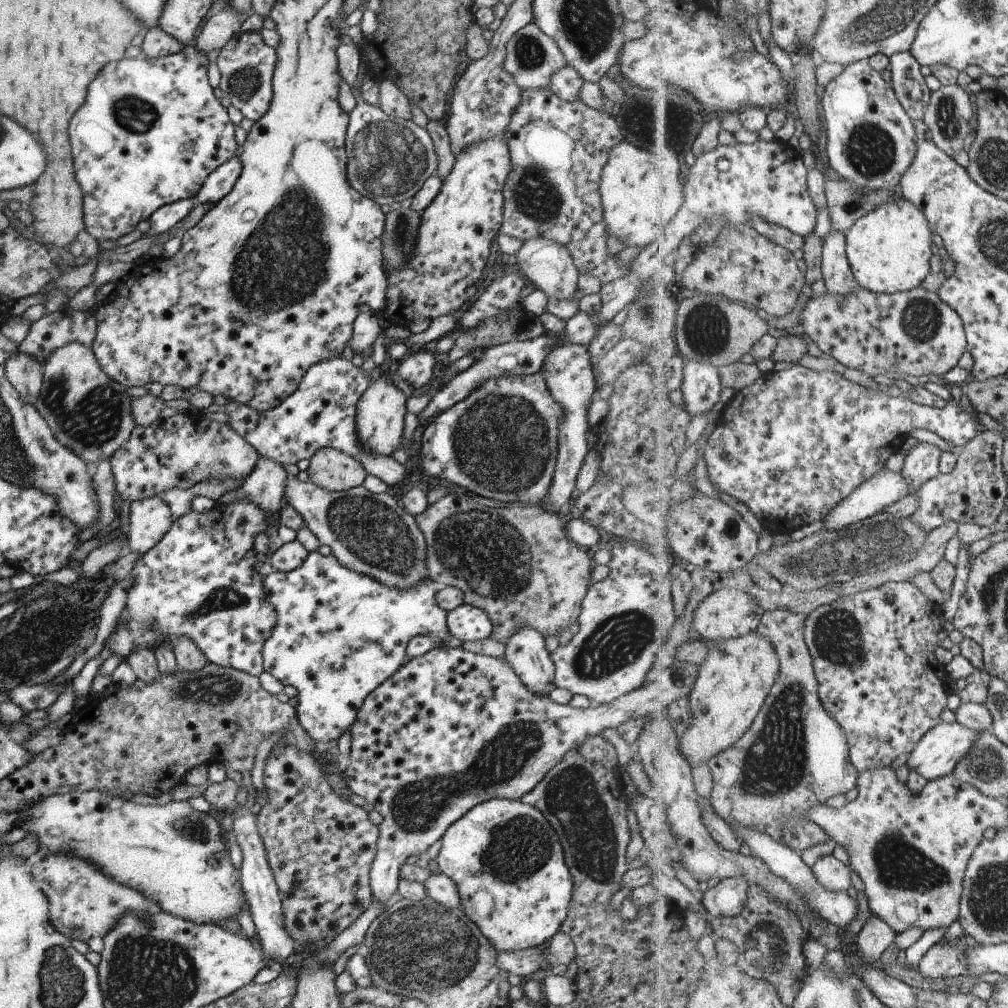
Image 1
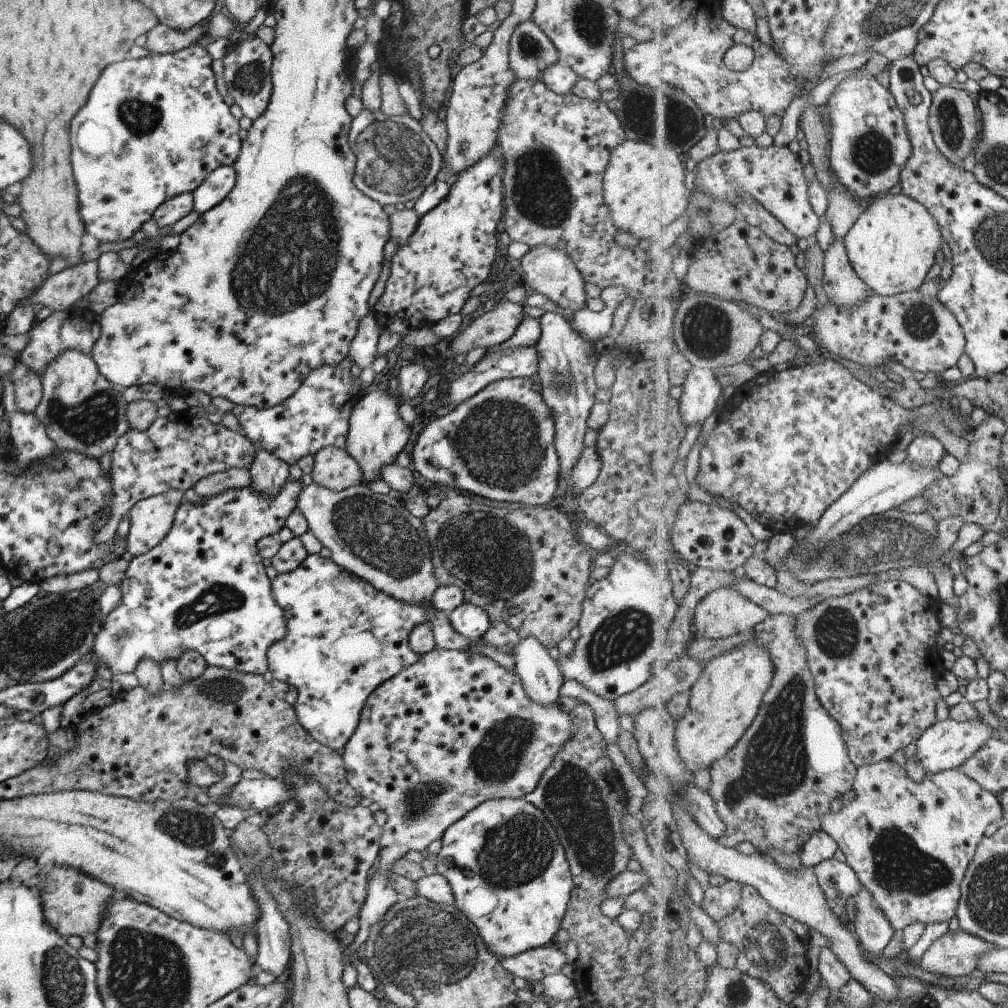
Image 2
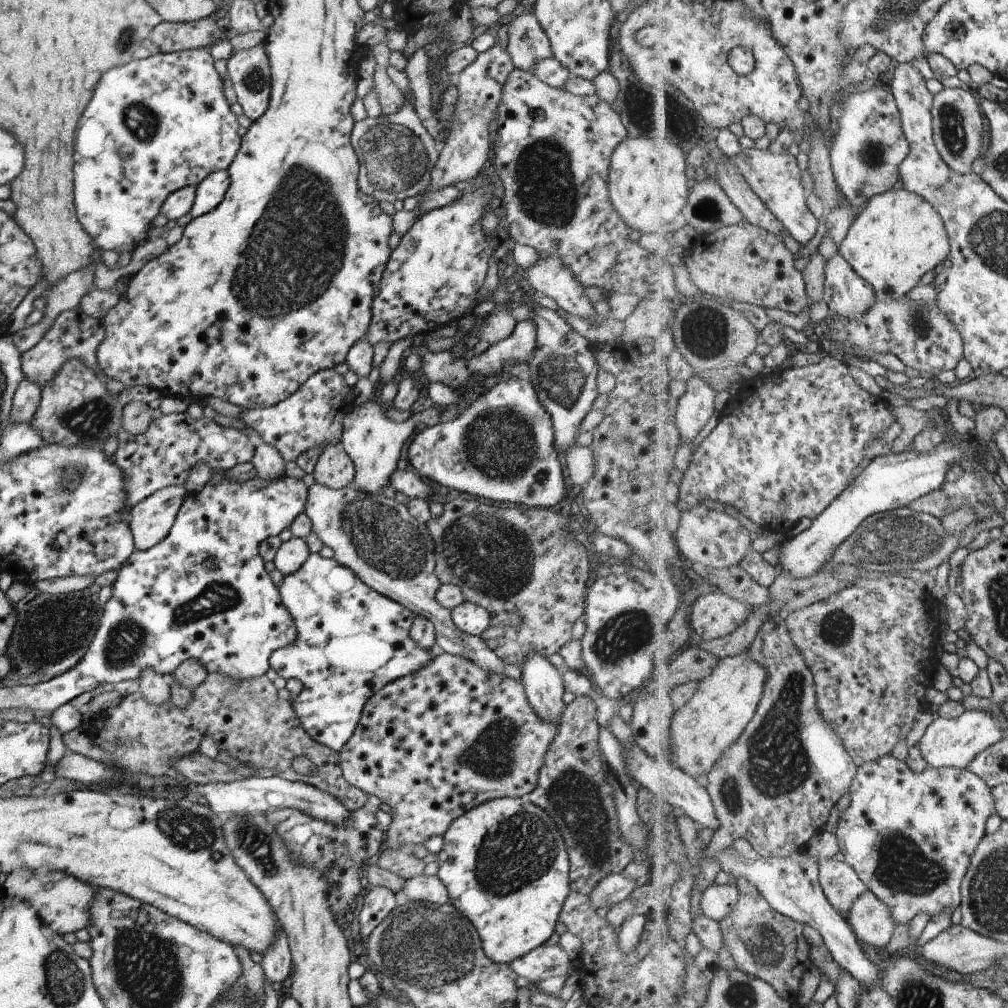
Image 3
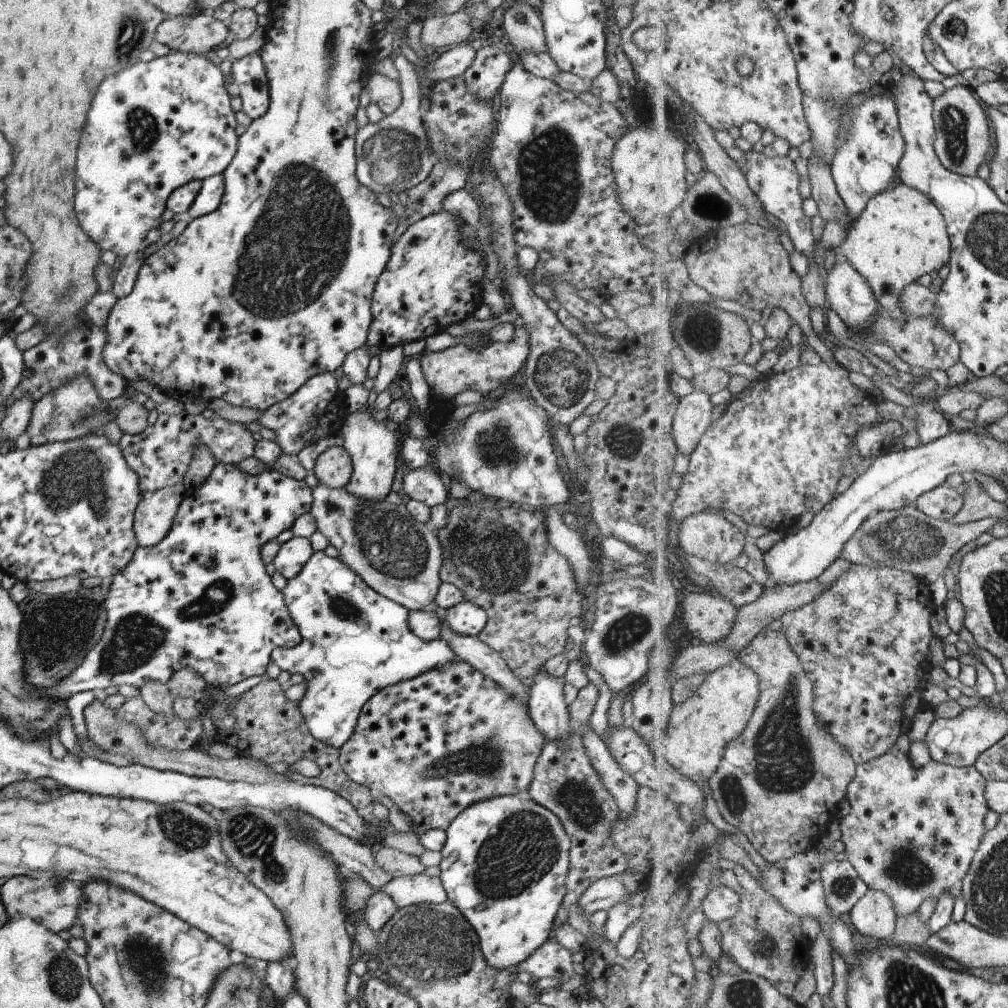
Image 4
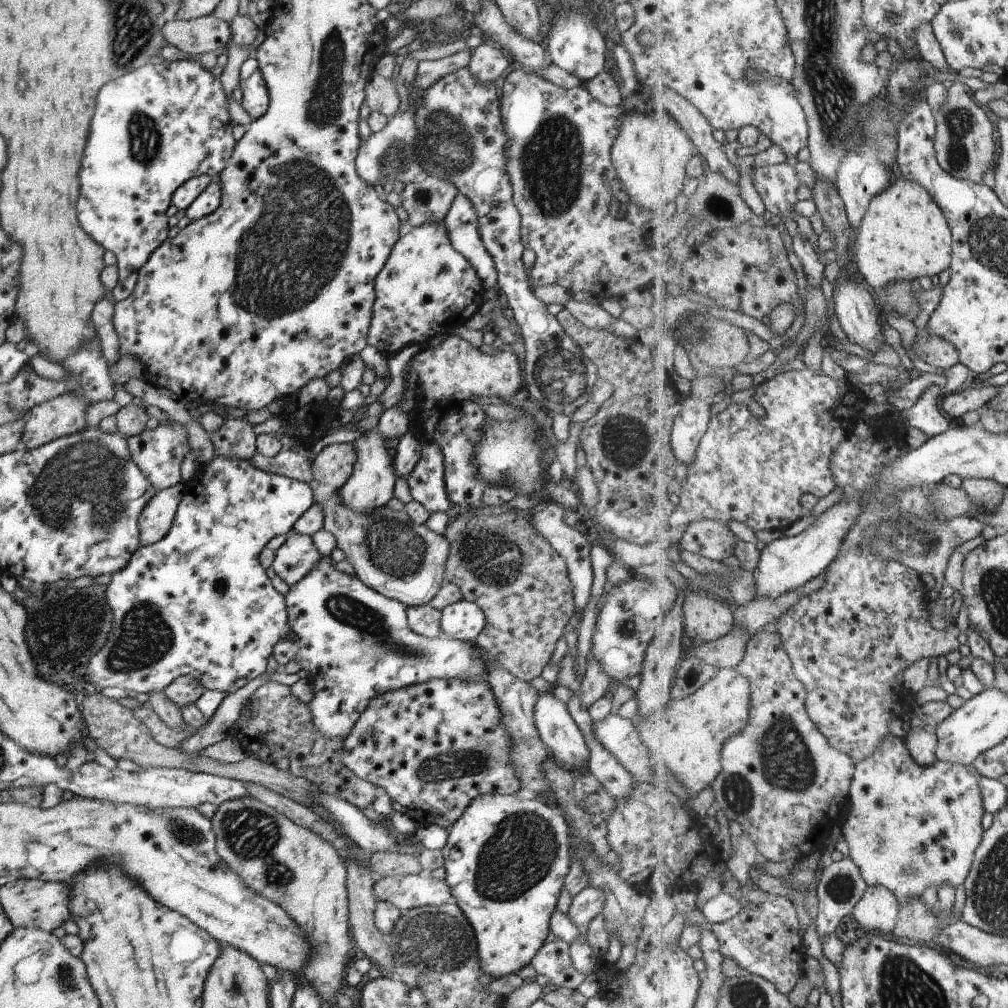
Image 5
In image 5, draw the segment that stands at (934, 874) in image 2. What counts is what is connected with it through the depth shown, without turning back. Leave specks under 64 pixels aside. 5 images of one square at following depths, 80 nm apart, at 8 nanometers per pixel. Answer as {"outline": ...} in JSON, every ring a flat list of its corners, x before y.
{"outline":[[900,734,887,735,882,740,882,746,878,748,878,751,874,752,874,755,868,756,857,763,854,780,851,785,851,800,849,802,851,810,848,812,848,816,845,817,845,823,841,826,841,831,842,838,848,843,849,854,860,866,868,886,887,887,891,892,896,894,901,905,904,902,909,902,911,898,919,898,927,886,939,888,948,882,955,888,961,887,970,874,976,852,986,832,985,828,983,828,983,816,985,816,986,808,983,808,983,798,981,798,981,788,979,788,979,775,981,774,979,774,974,765,963,766,939,761,928,767,919,766,913,760,906,741]]}

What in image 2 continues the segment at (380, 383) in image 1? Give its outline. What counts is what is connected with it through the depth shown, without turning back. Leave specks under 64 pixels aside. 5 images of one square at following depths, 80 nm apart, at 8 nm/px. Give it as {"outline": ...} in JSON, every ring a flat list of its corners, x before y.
{"outline":[[385,390,369,391,362,393,356,400,347,421,347,432,345,433,345,452,358,464,360,470,360,482,364,485,371,480,380,478,383,467,391,464,395,456,403,450,403,446,409,442,411,424,405,423,397,413,400,402,396,396]]}

